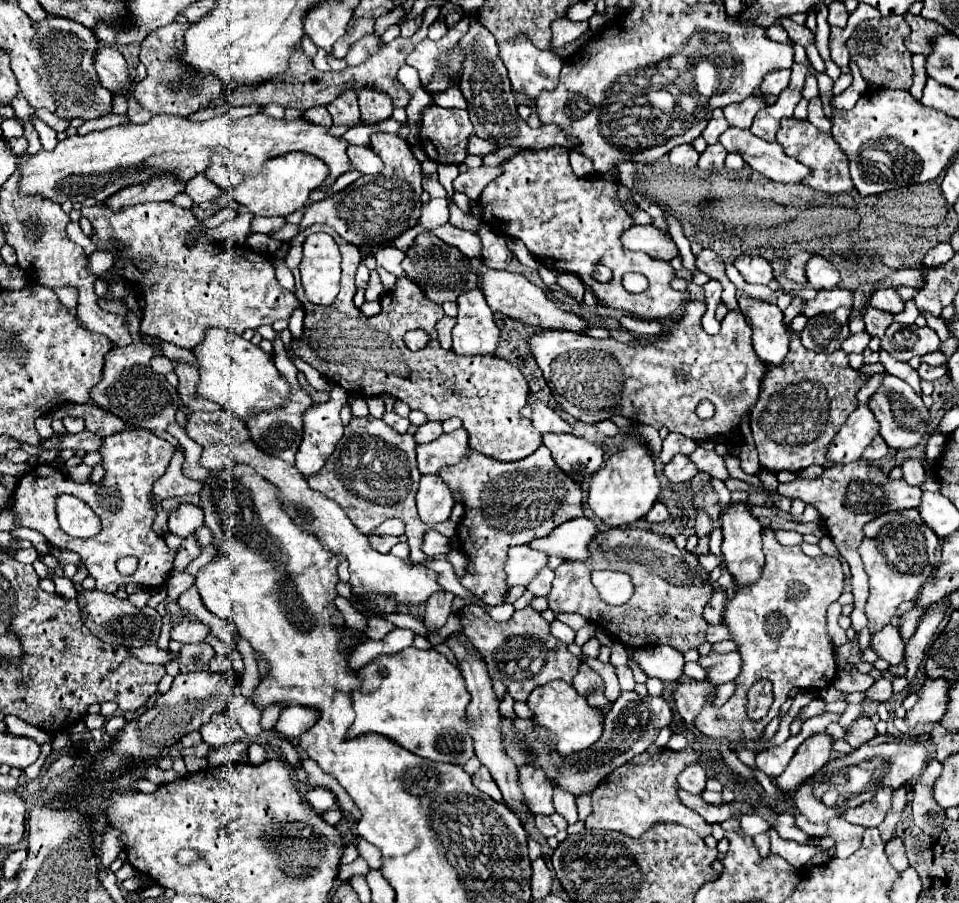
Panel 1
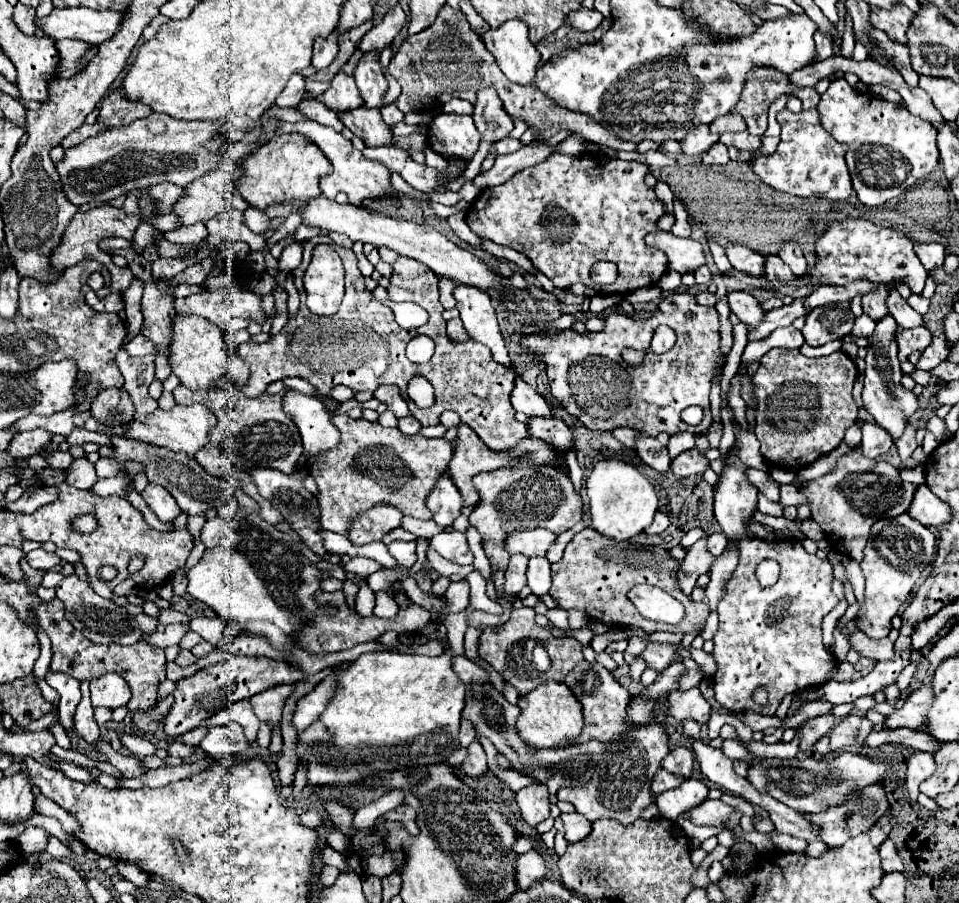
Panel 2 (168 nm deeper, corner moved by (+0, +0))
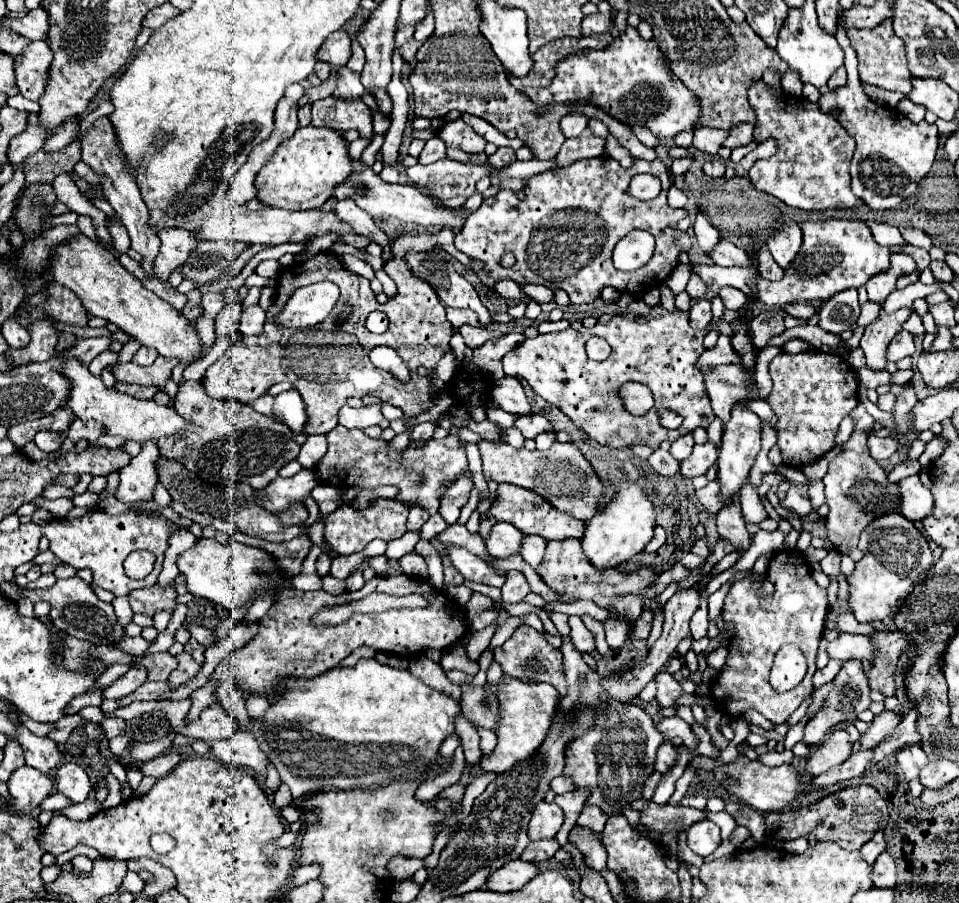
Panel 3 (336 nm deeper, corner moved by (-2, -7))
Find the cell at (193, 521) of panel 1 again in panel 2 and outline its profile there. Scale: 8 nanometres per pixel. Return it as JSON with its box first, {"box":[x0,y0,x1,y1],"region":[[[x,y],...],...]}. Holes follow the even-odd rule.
{"box":[140,483,182,523],"region":[[[148,483],[146,489],[140,493],[142,499],[146,501],[146,505],[160,517],[160,521],[168,523],[174,521],[182,509],[176,505],[176,501],[170,497],[168,491],[164,491],[162,487],[158,487],[156,483]]]}

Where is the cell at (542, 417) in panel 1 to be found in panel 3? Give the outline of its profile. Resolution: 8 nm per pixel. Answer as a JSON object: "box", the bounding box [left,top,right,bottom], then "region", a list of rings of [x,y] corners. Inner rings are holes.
{"box":[492,376,532,416],"region":[[[504,376],[502,380],[492,382],[492,398],[496,398],[498,406],[506,412],[512,412],[516,416],[532,414],[532,404],[518,378]]]}

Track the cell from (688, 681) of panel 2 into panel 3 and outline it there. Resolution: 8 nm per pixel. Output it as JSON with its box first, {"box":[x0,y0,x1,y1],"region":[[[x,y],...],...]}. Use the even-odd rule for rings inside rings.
{"box":[656,672,684,706],"region":[[[658,672],[656,684],[658,684],[656,700],[660,706],[674,706],[674,702],[684,694],[682,684],[670,672]]]}

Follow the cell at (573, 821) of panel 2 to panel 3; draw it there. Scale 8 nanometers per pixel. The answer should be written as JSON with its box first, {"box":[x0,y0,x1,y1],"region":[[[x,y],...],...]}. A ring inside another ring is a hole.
{"box":[568,826,606,870],"region":[[[574,826],[568,834],[568,844],[582,852],[588,866],[596,870],[606,870],[606,850],[596,832],[586,826]]]}

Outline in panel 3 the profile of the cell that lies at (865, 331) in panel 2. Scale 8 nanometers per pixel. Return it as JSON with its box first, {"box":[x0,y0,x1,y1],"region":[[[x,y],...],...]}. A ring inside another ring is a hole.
{"box":[856,302,880,328],"region":[[[866,302],[866,304],[862,306],[862,314],[860,314],[856,326],[858,326],[858,328],[866,328],[866,326],[872,324],[878,316],[880,316],[880,306],[876,306],[874,302]]]}

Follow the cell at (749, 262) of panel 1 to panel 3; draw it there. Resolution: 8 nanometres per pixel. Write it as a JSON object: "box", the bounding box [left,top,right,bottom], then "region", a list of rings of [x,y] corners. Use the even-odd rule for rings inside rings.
{"box":[708,240,752,268],"region":[[[720,240],[720,242],[708,254],[714,264],[718,264],[718,266],[740,266],[740,268],[752,266],[752,258],[746,250],[740,250],[738,246],[734,246],[732,242],[726,242],[726,240]],[[720,242],[724,242],[724,244],[720,244]]]}

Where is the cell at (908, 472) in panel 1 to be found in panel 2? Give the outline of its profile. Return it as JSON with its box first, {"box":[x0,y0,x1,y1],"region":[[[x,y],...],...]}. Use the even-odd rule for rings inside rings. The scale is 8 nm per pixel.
{"box":[894,423,916,461],"region":[[[908,423],[906,429],[904,429],[904,433],[902,433],[902,437],[898,437],[898,439],[894,441],[894,445],[896,445],[896,449],[898,449],[902,461],[908,459],[908,457],[912,457],[912,451],[916,449],[916,439],[914,439],[914,435],[916,435],[916,429]]]}

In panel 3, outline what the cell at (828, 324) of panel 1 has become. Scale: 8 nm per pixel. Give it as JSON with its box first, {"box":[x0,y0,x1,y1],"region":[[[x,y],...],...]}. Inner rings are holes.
{"box":[818,288,860,334],"region":[[[854,288],[844,290],[836,296],[832,296],[828,302],[822,304],[818,312],[818,326],[824,328],[830,334],[844,334],[854,324],[854,318],[860,316],[860,304],[858,304],[858,292]]]}

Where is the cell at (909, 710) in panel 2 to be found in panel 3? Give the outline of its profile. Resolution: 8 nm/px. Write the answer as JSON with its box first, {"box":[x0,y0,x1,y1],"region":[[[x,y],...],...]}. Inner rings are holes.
{"box":[862,712,902,748],"region":[[[882,712],[880,716],[876,716],[872,726],[870,726],[870,730],[864,732],[862,748],[878,746],[900,724],[900,720],[902,720],[902,716],[896,714],[896,712]]]}

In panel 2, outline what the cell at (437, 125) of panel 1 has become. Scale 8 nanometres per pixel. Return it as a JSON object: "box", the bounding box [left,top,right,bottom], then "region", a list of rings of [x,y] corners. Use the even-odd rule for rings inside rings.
{"box":[428,113,480,157],"region":[[[440,113],[428,125],[428,145],[444,157],[474,157],[480,143],[470,115]]]}

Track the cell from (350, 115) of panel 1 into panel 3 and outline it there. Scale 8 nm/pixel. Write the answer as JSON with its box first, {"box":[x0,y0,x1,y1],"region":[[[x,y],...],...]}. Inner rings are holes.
{"box":[334,66,366,100],"region":[[[346,66],[340,68],[340,78],[338,78],[338,86],[334,90],[334,98],[342,98],[342,100],[360,100],[366,94],[362,82],[360,82],[360,74],[348,70]]]}

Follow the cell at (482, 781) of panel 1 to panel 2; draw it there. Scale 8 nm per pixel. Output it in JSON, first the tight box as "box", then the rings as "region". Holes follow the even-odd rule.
{"box":[460,739,488,775],"region":[[[474,739],[474,741],[466,747],[466,751],[468,751],[468,755],[466,755],[466,759],[462,761],[462,765],[460,765],[462,771],[468,773],[468,775],[482,775],[482,773],[486,773],[486,771],[488,771],[486,753],[484,753],[480,741]]]}

